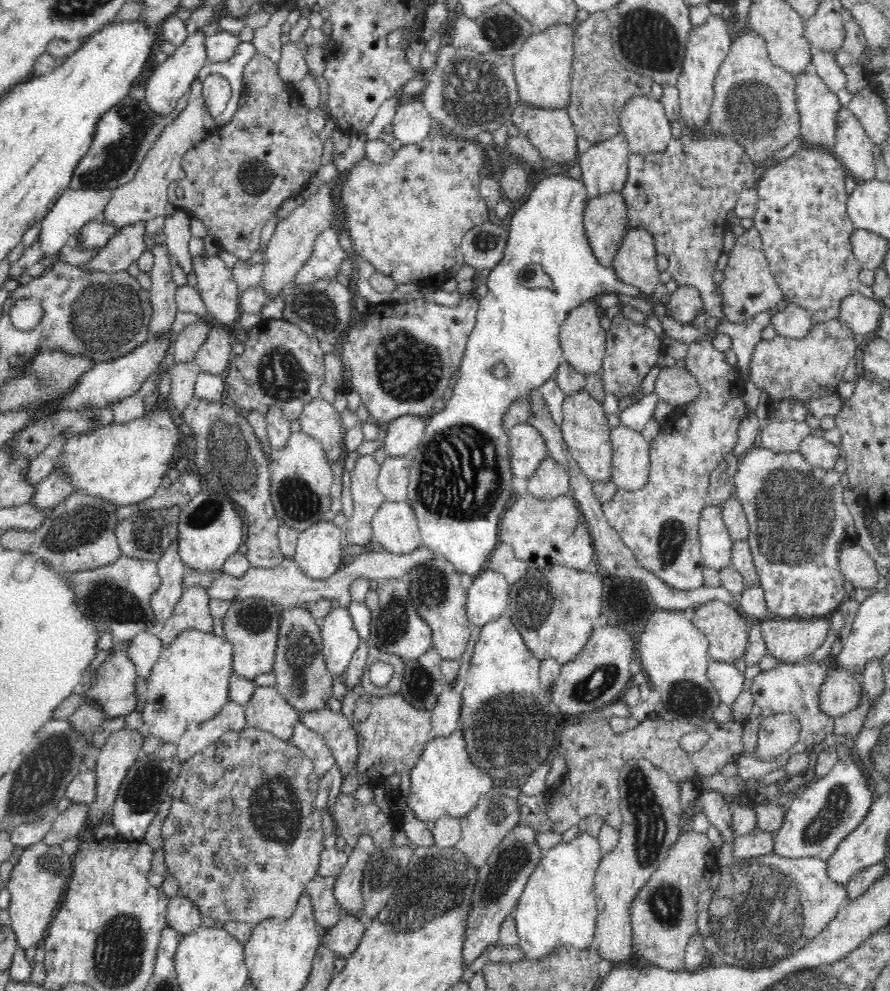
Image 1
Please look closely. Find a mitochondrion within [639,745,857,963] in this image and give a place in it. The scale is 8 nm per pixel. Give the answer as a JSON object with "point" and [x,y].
{"point":[836,806]}

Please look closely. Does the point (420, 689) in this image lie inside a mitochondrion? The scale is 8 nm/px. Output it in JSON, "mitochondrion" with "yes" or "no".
{"mitochondrion":"yes"}

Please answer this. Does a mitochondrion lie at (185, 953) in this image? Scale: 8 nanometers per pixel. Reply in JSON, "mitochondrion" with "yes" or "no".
{"mitochondrion":"no"}

